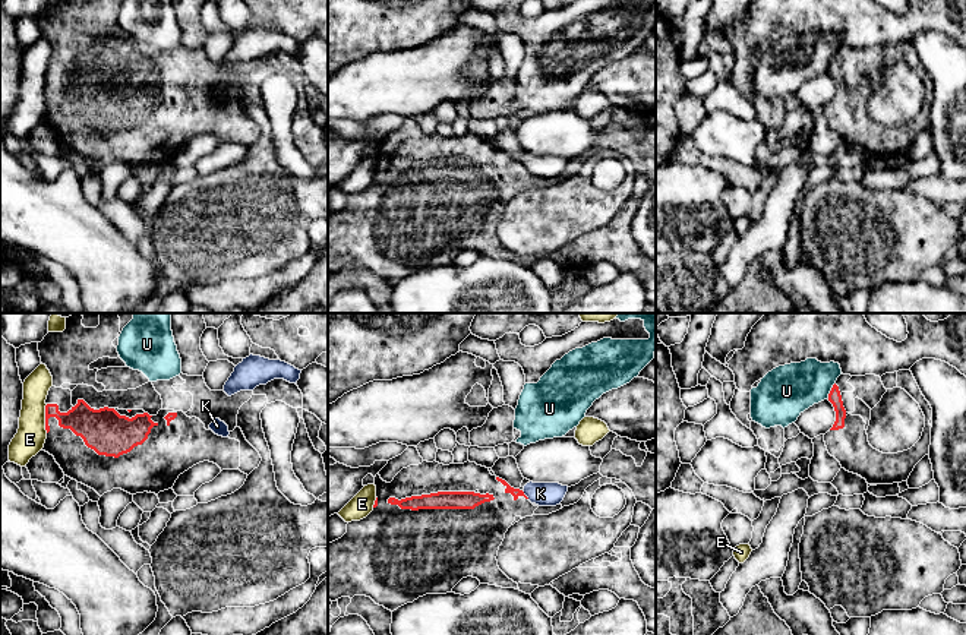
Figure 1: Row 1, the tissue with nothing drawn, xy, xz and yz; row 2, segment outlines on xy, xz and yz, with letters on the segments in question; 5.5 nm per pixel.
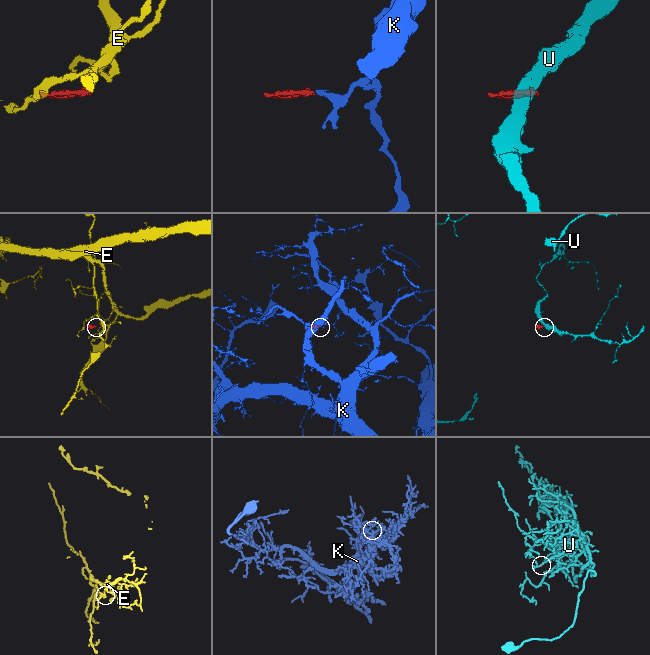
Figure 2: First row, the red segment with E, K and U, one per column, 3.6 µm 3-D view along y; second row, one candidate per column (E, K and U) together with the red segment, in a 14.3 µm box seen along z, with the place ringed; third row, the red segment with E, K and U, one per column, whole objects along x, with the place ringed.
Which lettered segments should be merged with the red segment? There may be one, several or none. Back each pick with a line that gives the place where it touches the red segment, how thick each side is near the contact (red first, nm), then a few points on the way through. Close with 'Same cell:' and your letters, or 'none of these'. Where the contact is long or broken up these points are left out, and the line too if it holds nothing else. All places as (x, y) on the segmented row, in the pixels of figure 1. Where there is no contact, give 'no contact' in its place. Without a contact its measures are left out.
Same cell: none of these

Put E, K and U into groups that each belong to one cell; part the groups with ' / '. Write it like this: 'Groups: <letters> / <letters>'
Groups: E / K / U

